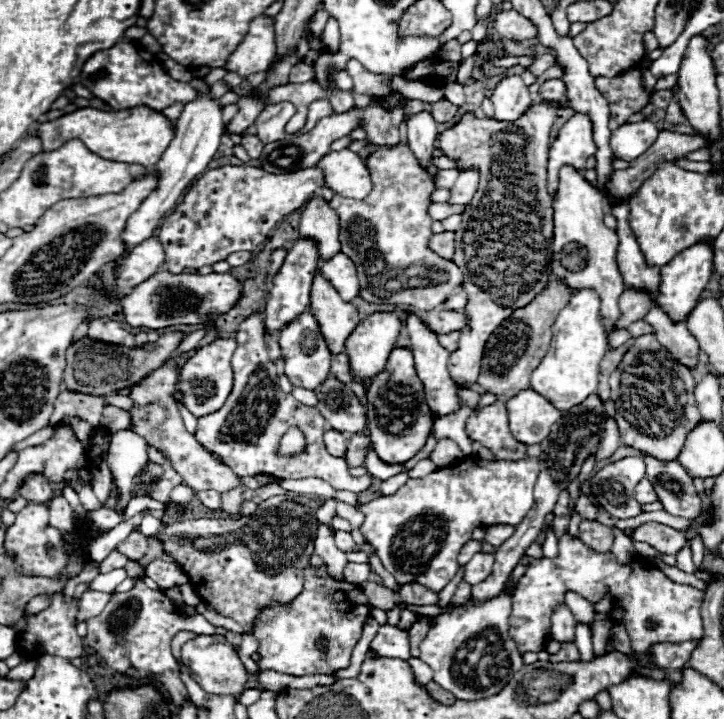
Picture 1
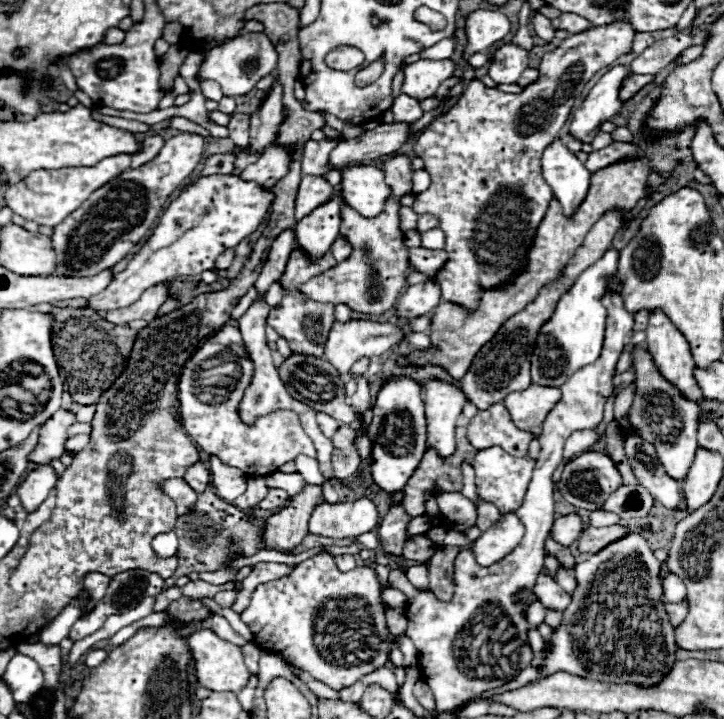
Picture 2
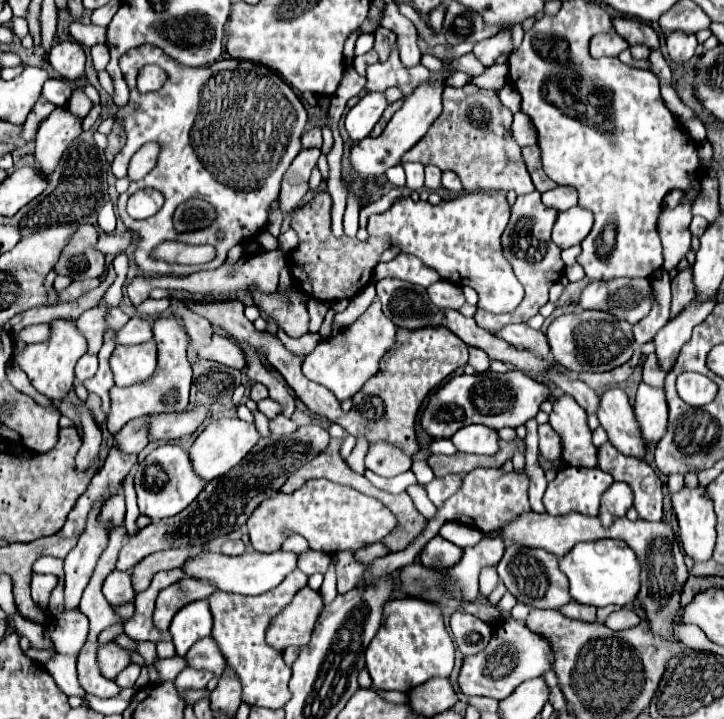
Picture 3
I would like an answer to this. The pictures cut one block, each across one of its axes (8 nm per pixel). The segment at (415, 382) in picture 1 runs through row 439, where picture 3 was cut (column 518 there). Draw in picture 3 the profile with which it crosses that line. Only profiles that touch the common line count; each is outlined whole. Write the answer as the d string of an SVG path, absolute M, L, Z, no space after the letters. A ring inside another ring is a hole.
M486 370L484 374L472 376L454 376L446 386L442 386L428 402L422 414L422 426L432 438L452 438L460 428L470 424L484 424L488 428L518 428L532 420L542 402L550 398L550 388L544 382L538 382L526 376L520 370L510 370L506 374L498 374Z

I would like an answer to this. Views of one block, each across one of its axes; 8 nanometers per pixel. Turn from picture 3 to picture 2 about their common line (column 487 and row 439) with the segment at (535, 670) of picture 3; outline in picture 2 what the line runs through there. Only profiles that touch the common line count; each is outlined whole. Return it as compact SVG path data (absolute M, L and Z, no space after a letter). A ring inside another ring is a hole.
M634 348L634 358L632 362L636 364L636 398L634 404L630 406L630 424L648 438L658 450L658 458L666 470L666 474L672 480L682 482L686 478L690 464L696 456L698 450L698 440L696 440L696 430L698 430L698 414L700 406L692 400L686 400L680 396L678 390L674 390L656 370L650 354L646 348Z

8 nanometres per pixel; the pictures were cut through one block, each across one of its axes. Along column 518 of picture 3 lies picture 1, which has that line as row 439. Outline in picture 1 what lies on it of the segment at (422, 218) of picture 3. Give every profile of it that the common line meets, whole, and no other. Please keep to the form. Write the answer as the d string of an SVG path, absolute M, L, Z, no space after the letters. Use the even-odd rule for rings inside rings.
M290 428L290 430L284 434L280 446L282 446L282 448L280 448L282 454L298 454L298 452L304 448L304 436L302 436L302 432L300 432L298 428Z

